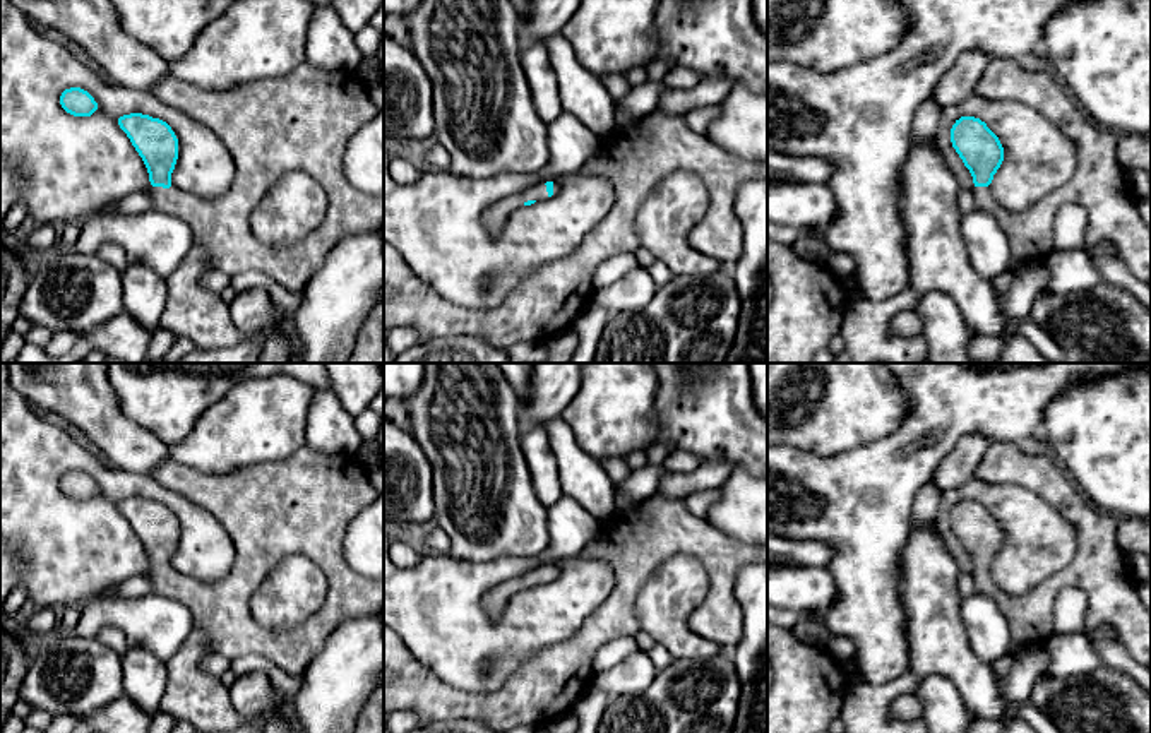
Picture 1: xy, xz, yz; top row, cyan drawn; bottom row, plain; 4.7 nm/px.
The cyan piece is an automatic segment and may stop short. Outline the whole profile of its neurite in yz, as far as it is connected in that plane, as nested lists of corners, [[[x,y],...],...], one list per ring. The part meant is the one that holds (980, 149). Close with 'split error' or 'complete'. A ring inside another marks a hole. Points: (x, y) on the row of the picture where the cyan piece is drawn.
[[[993,58],[975,94],[1035,108],[1076,144],[1077,152],[1077,168],[1067,183],[1028,211],[1011,211],[988,188],[1004,161],[999,137],[975,116],[961,116],[952,125],[951,142],[973,176],[976,209],[992,214],[1007,235],[1012,255],[1005,271],[1016,276],[1031,264],[1047,262],[1059,209],[1079,204],[1086,211],[1084,247],[1108,241],[1137,279],[1151,283],[1151,228],[1129,188],[1129,171],[1118,161],[1118,134],[1079,110],[1052,75],[1021,60]]]; split error

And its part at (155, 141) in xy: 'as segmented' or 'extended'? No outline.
extended

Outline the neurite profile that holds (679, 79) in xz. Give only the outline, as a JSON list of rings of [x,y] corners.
[[[673,65],[673,69],[663,79],[666,87],[673,92],[687,92],[695,87],[701,80],[702,79],[697,70],[678,65]]]

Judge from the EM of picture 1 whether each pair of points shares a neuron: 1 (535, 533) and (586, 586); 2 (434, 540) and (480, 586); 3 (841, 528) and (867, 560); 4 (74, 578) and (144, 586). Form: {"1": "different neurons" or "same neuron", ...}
{"1": "different neurons", "2": "different neurons", "3": "same neuron", "4": "different neurons"}

